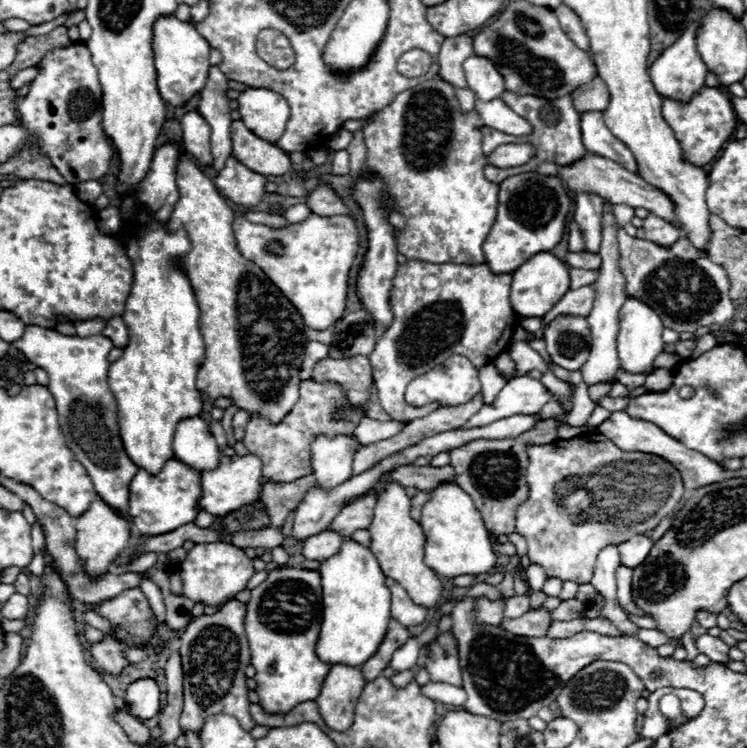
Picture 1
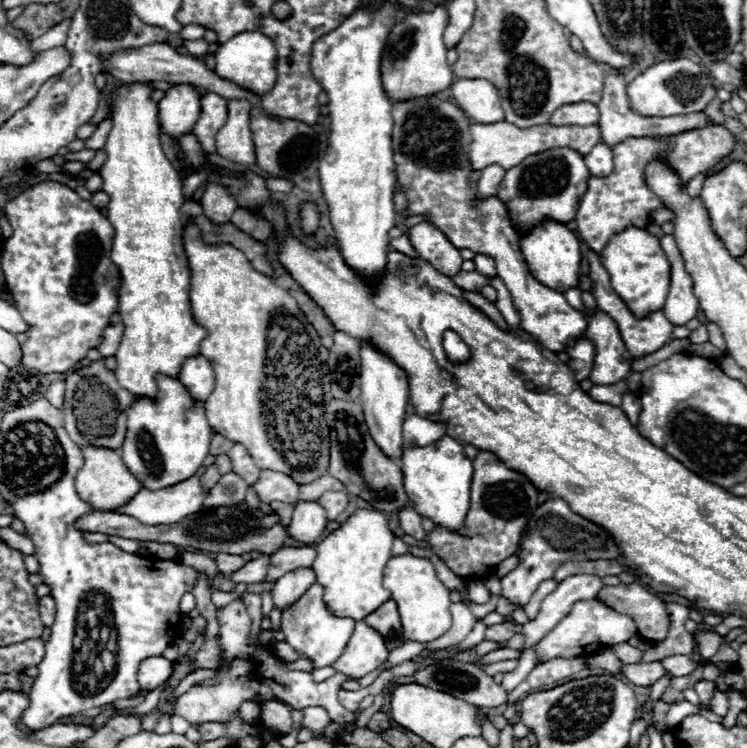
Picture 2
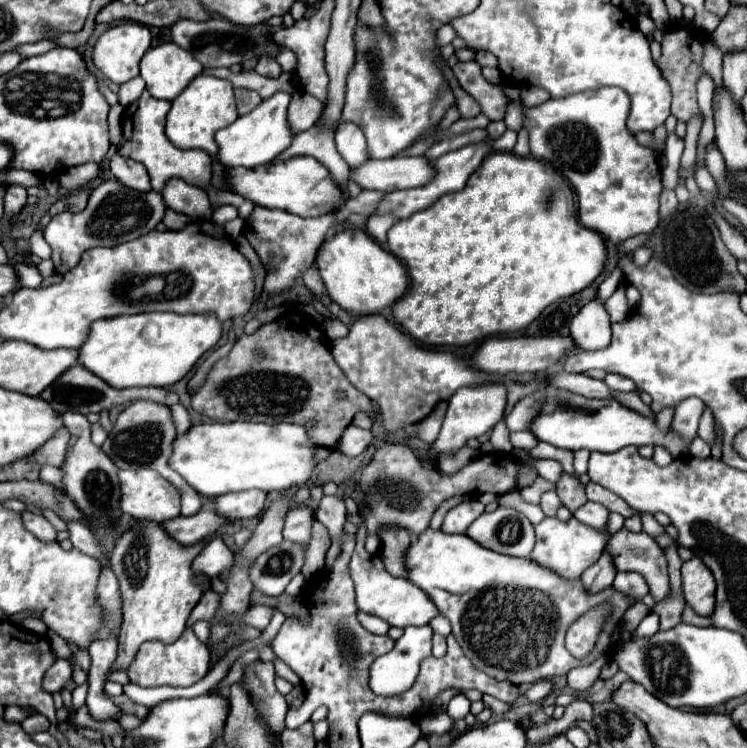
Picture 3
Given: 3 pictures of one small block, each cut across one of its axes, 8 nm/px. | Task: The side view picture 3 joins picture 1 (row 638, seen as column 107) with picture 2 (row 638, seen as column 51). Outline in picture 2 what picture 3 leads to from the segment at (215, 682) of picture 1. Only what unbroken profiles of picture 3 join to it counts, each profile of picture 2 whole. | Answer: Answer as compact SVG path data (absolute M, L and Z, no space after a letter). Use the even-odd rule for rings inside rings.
M234 600L224 608L216 610L216 620L220 624L220 642L226 650L226 660L222 664L222 674L218 676L216 686L192 686L186 694L178 698L176 704L176 714L186 718L190 724L196 722L210 722L210 720L226 720L232 712L238 710L238 706L244 700L254 700L254 702L266 702L266 700L278 700L284 704L292 704L294 708L306 708L306 706L322 706L330 714L333 722L338 722L342 726L350 726L356 721L354 713L346 710L338 701L332 699L334 694L338 694L338 688L342 682L350 680L346 674L336 674L324 682L314 682L310 672L300 672L300 670L288 670L282 668L274 656L268 652L266 646L260 642L254 642L248 646L246 636L250 632L252 620L246 612L246 606L242 600Z

